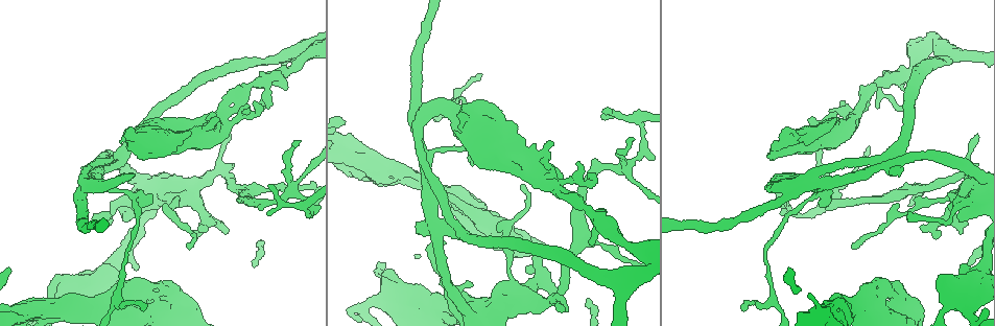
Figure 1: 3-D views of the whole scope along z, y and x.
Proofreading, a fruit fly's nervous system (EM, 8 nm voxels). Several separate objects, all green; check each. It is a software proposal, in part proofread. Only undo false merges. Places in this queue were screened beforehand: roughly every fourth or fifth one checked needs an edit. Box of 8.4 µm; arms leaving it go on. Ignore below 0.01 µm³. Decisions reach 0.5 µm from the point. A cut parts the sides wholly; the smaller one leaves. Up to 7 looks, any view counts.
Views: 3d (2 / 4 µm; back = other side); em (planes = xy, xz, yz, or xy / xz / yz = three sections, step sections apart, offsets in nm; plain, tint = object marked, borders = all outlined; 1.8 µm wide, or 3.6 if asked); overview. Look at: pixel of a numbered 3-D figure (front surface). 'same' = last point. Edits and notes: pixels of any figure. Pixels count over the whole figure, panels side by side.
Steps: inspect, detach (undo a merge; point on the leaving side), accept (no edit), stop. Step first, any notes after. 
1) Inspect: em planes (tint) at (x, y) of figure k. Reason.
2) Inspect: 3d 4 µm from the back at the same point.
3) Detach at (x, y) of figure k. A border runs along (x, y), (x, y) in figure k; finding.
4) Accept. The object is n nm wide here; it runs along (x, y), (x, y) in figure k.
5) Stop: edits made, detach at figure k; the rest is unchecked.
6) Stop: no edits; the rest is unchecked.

Inspect: em 3.6 µm xz step 16 (tint) at (375, 161) of figure 1.

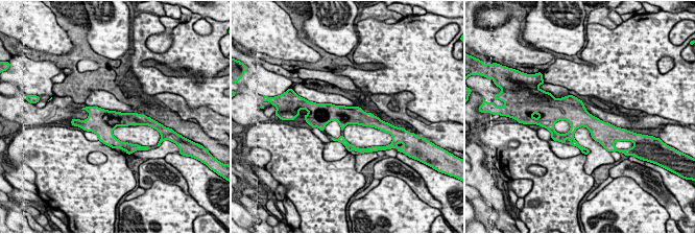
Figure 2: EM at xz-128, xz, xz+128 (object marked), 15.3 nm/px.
Inspect: em 3.6 µm planes (tint) at the same point.

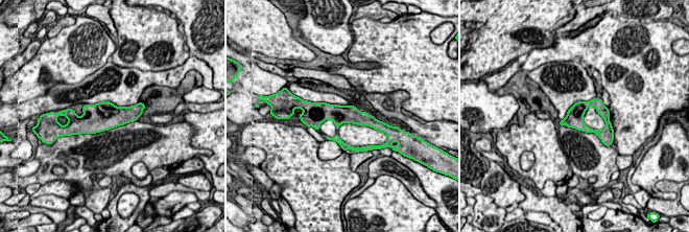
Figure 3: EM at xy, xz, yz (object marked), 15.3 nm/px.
Accept. It runs along (312, 115), (351, 114), (372, 122) in figure 3; continuous, no second neuron.

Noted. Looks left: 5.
Inspect: 3d 4 µm at (399, 298) of figure 1. Sudden change in width.

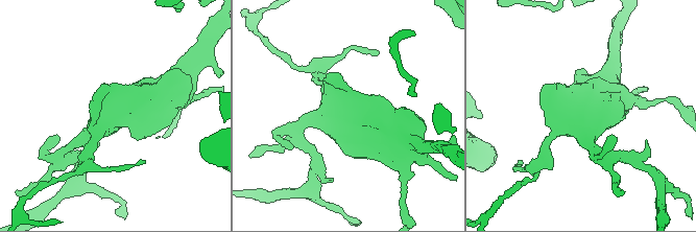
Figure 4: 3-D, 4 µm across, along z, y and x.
Inspect: em 3.6 µm yz step 4 (plain) at (113, 117) of figure 4. 4 arms meet here; need the tissue.

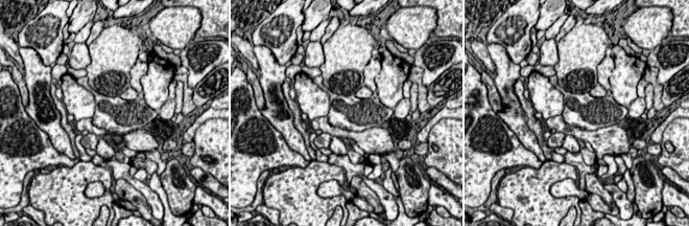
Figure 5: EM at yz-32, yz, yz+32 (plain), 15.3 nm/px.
Inspect: em 3.6 µm yz step 4 (tint) at the same point.

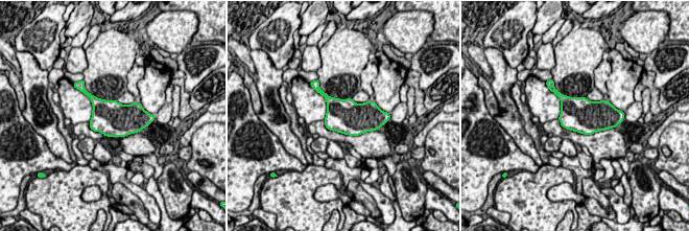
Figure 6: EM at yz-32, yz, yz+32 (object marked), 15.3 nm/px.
Accept. All the same neuron.

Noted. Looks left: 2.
Inspect: em xz step 16 (tint) at (901, 162) of figure 1. Four-way junction.

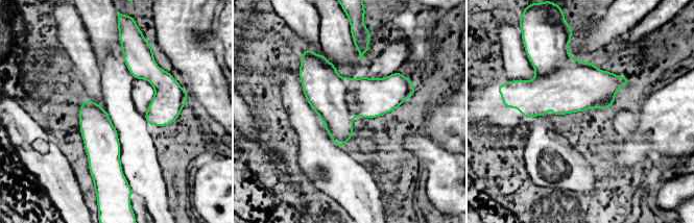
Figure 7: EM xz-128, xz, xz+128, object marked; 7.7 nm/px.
Detach at (368, 98) of figure 7. A border runs along (342, 78), (345, 104), (352, 117) in figure 7; two neurons meet here.

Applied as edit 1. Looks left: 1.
Stop: edits made, detach at figure 7; the rest is unchecked.

